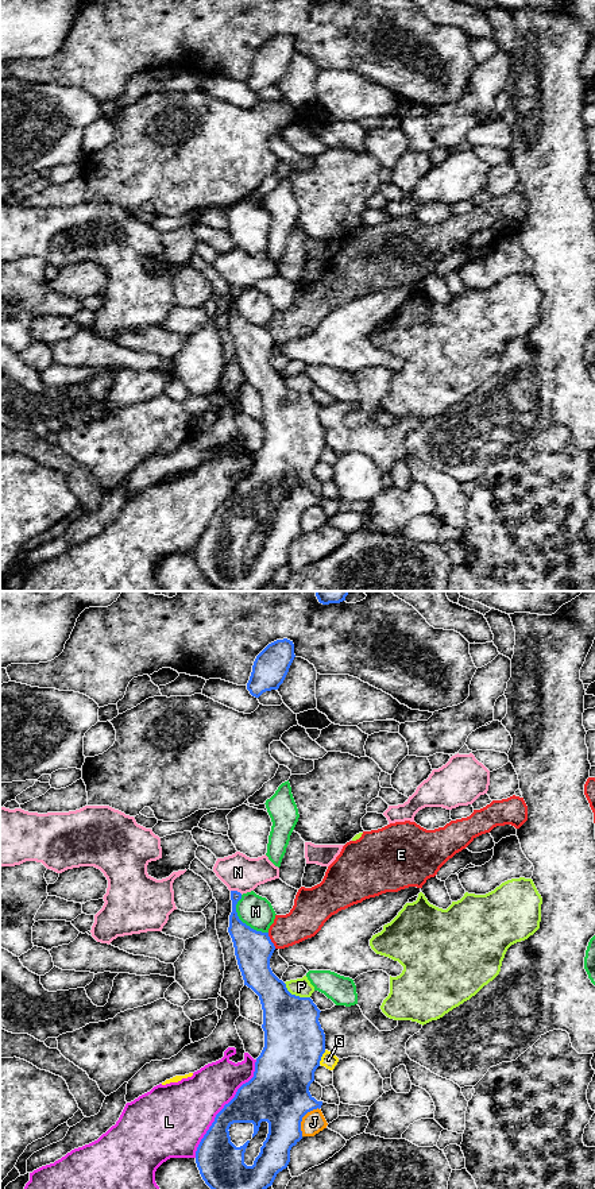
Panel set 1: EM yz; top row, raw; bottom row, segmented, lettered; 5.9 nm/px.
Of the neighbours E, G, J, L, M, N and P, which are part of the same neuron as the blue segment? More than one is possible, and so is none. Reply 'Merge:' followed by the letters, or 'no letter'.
Merge: no letter

